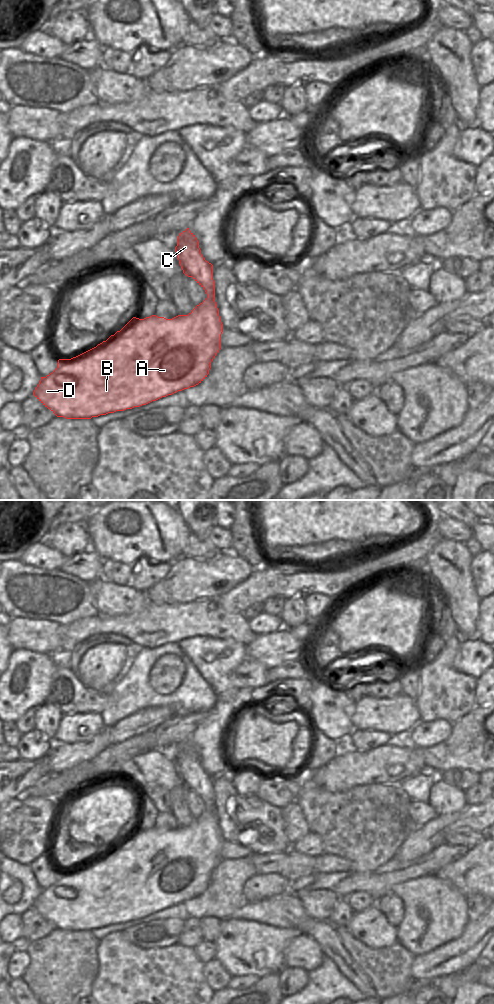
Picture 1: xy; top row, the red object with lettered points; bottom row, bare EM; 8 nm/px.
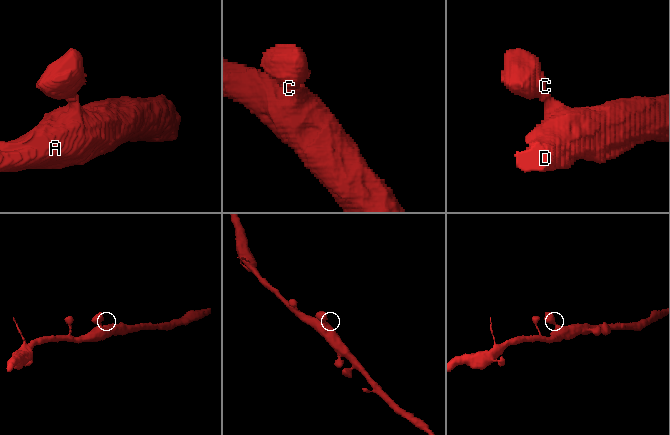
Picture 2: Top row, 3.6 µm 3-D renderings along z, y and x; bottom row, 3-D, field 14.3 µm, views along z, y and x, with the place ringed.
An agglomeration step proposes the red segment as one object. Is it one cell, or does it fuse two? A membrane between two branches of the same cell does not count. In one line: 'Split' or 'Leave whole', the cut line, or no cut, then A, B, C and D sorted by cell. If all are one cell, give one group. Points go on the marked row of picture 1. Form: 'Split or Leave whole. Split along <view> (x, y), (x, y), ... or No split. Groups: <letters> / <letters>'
Leave whole. No split. Groups: A B C D

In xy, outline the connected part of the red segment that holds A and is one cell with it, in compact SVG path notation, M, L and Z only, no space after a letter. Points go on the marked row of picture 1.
M187 228L179 234L175 252L183 273L192 277L206 292L207 298L188 315L172 319L152 315L144 319L133 317L120 331L96 347L71 359L59 359L57 368L41 380L33 395L57 417L91 419L100 415L146 405L178 391L194 387L209 374L211 362L221 348L223 324L215 302L213 265L205 260L195 235Z

